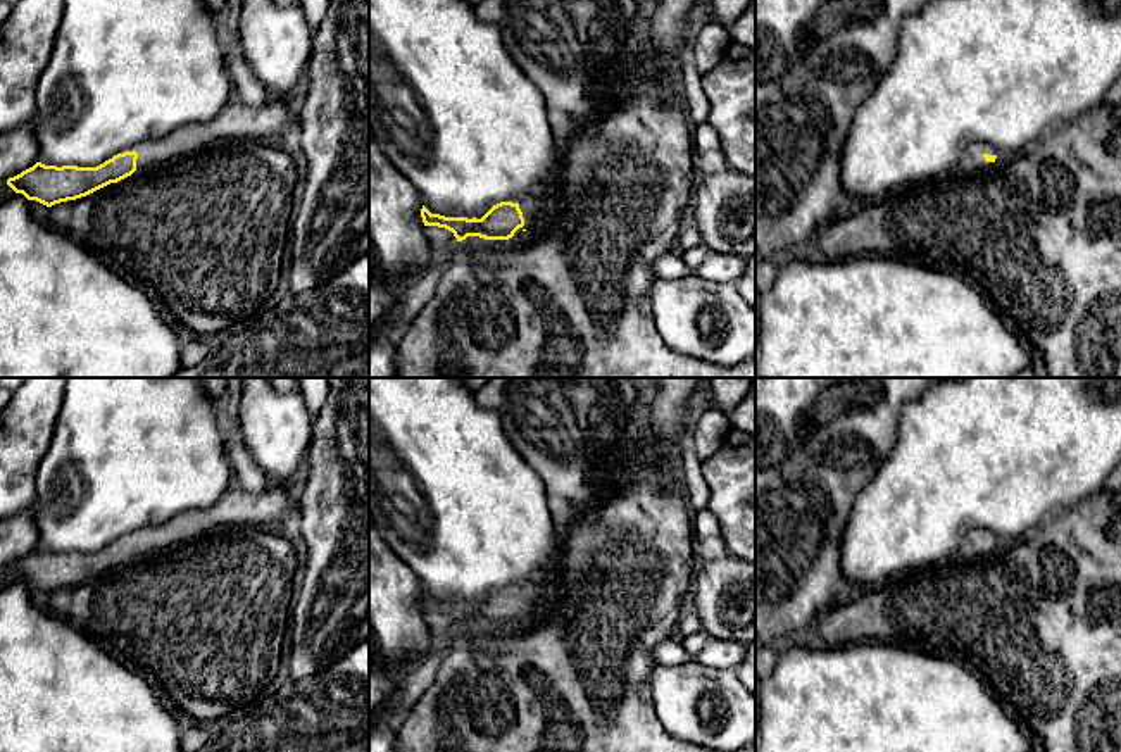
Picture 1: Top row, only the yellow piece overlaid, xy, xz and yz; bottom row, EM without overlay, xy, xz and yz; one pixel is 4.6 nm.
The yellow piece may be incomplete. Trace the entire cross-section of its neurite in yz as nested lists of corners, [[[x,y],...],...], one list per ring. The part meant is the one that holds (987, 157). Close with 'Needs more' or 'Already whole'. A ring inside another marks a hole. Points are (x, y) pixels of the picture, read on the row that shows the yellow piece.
[[[969,143],[961,157],[961,172],[985,172],[993,169],[997,150],[990,143]]]. Needs more

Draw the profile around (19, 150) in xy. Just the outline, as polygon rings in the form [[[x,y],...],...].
[[[31,124],[0,135],[0,183],[33,167],[40,159],[40,145]]]

